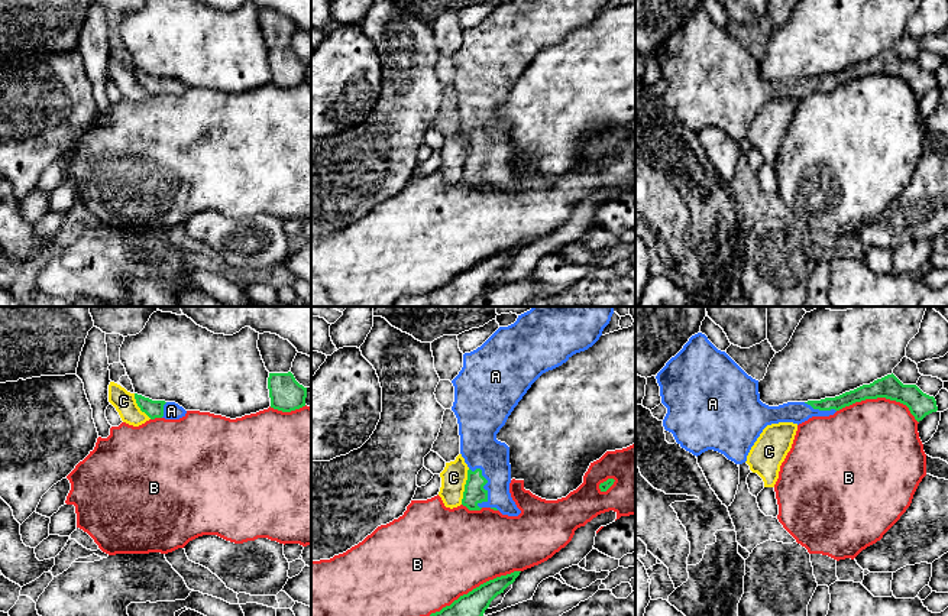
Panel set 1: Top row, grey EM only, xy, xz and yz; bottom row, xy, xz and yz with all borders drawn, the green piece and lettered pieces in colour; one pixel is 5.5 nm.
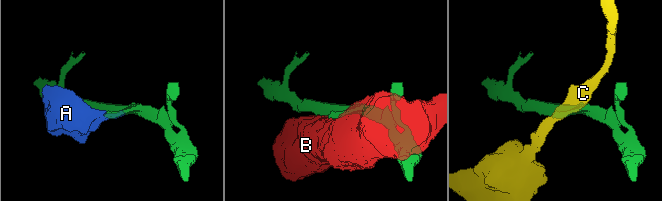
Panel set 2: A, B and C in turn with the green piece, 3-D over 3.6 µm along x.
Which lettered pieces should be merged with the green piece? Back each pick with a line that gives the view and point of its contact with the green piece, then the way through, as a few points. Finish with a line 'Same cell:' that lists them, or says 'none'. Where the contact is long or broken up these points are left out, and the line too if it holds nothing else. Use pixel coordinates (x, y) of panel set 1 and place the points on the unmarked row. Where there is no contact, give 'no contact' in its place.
A: meets green in xz at (485, 159)
Same cell: A

